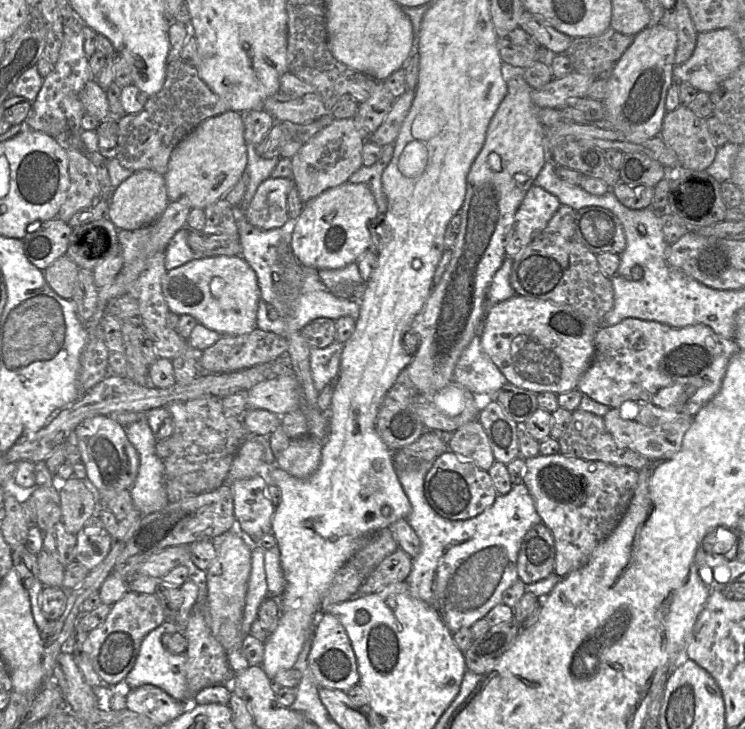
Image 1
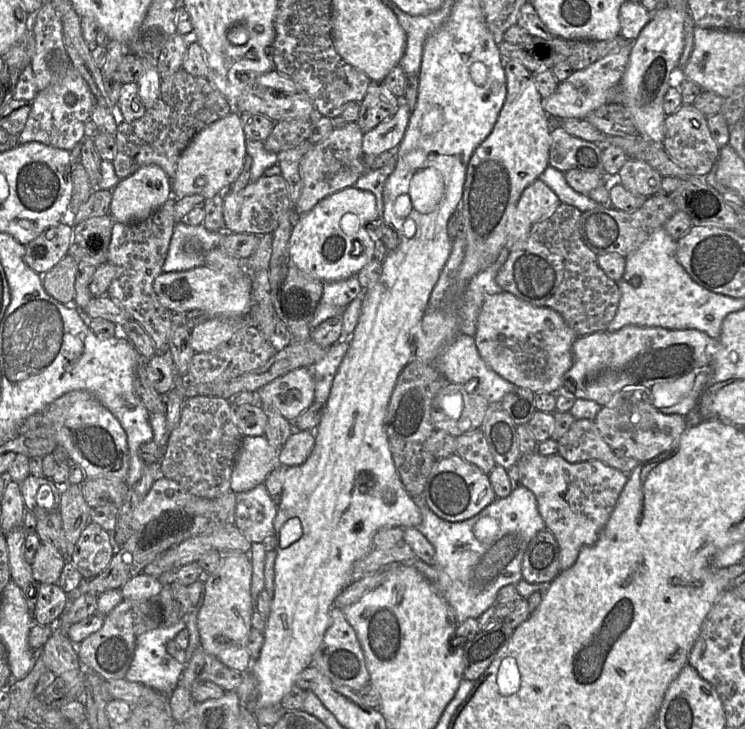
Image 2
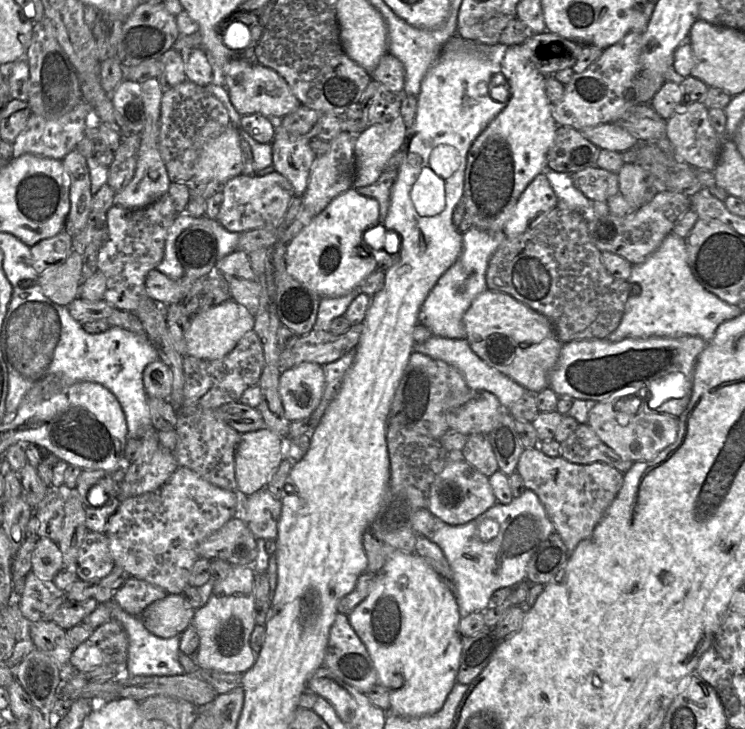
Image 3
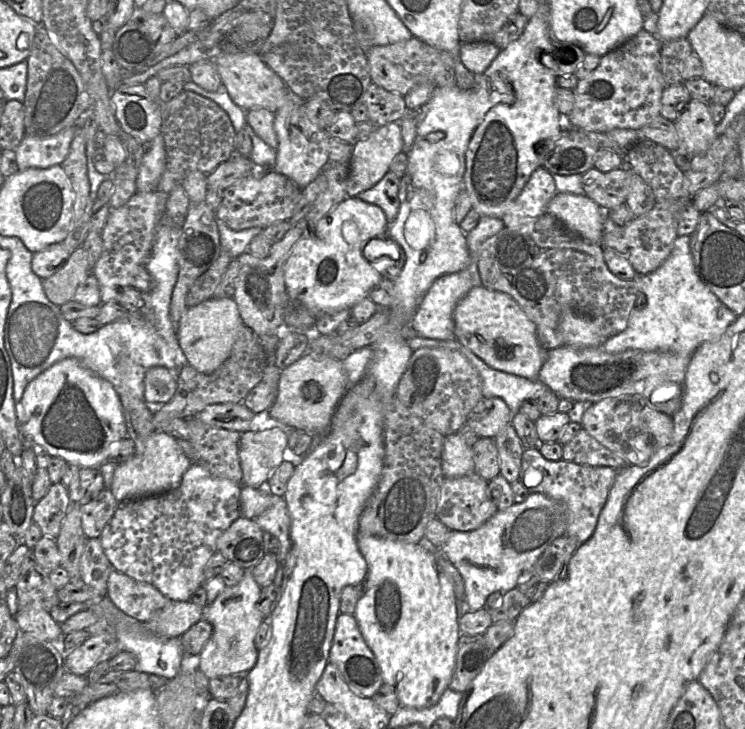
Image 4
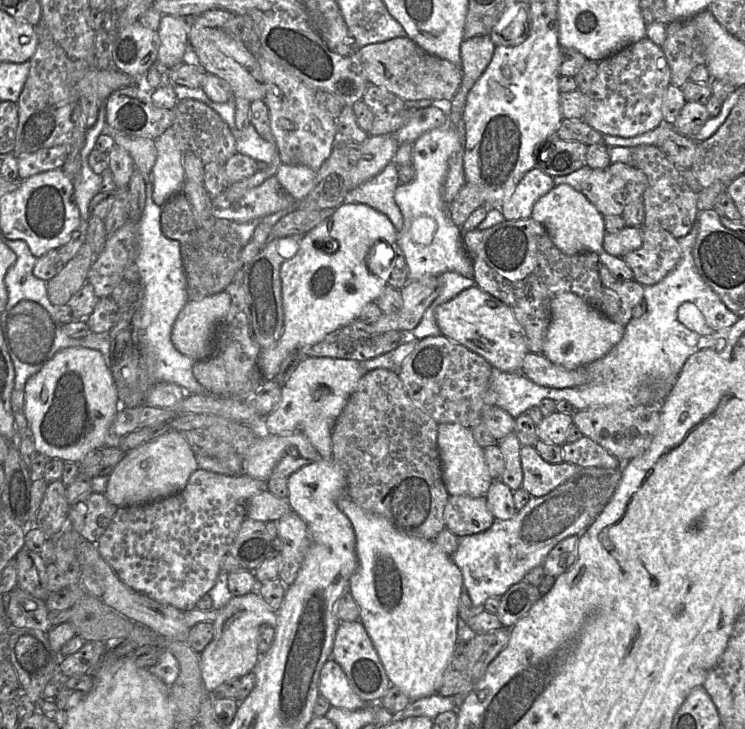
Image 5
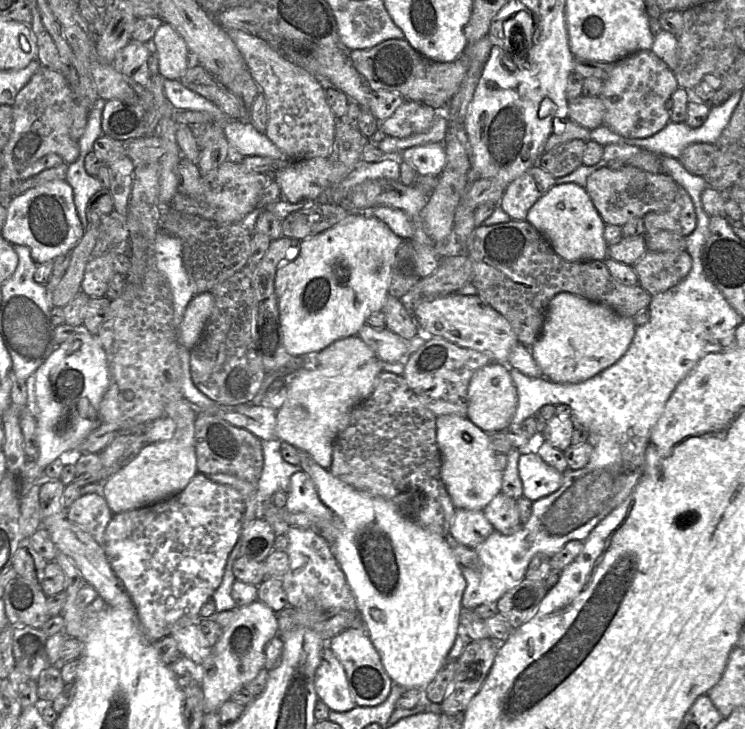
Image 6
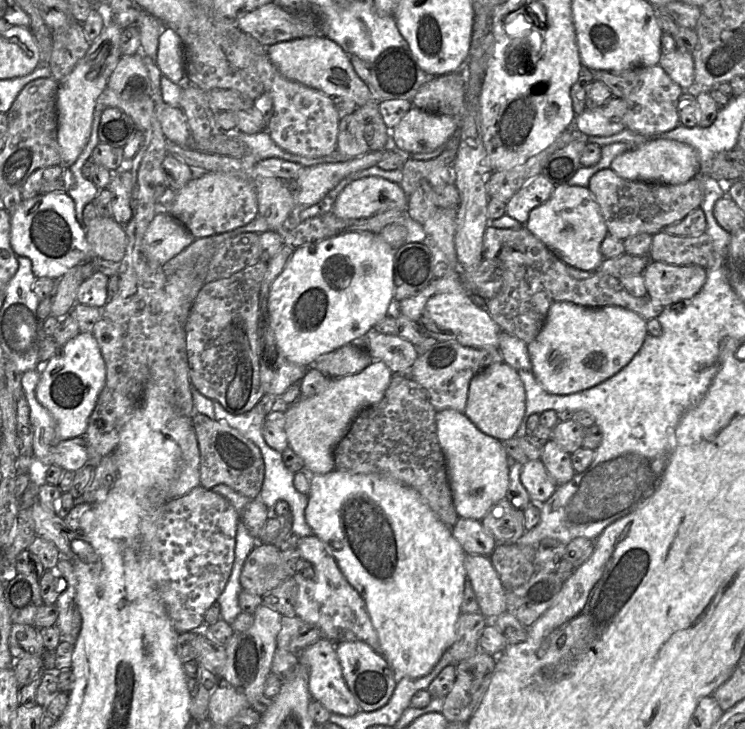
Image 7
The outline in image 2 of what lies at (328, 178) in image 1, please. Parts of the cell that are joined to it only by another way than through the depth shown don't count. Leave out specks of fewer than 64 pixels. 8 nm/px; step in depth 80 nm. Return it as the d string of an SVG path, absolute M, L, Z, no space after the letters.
M349 122L341 128L334 128L322 141L314 144L300 161L302 190L294 207L294 220L310 211L321 199L354 186L357 179L366 171L362 150L363 132L356 122Z

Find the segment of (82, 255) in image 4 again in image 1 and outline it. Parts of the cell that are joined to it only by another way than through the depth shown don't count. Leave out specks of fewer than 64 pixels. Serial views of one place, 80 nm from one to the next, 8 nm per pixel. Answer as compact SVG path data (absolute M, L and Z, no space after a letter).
M63 255L49 265L44 271L48 285L63 299L73 298L79 267L67 255Z

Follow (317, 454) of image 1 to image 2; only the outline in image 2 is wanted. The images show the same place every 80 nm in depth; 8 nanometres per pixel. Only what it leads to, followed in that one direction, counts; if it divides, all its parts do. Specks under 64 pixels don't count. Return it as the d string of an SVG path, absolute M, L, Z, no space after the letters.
M293 430L278 451L278 464L291 467L303 464L315 444L315 434L310 430Z

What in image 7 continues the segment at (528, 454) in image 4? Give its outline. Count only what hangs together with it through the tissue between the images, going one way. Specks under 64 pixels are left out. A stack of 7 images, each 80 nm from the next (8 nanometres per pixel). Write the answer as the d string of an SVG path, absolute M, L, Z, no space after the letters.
M541 459L528 460L522 466L520 480L531 502L538 505L546 502L557 488L557 484L549 475Z

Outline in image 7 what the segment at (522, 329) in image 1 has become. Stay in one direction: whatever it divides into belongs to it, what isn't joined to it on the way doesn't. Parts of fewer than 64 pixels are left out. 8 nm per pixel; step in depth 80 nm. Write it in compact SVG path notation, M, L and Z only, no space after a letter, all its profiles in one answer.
M460 277L433 279L416 294L395 304L396 312L415 321L428 337L438 341L456 341L464 346L497 347L502 331L485 307L476 304L464 288Z

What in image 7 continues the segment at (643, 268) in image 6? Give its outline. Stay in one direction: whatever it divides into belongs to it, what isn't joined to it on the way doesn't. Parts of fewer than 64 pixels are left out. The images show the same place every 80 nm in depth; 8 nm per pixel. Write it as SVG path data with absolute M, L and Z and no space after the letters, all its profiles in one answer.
M651 261L642 275L647 296L664 308L693 298L705 284L707 270L699 265Z

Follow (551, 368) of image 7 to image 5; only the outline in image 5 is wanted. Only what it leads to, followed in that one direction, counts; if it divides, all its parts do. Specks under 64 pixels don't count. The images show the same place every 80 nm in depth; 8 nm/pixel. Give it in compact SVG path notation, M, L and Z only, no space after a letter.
M563 292L551 301L551 322L542 353L552 363L568 370L586 367L604 357L621 341L624 332L624 326L610 320L575 293Z

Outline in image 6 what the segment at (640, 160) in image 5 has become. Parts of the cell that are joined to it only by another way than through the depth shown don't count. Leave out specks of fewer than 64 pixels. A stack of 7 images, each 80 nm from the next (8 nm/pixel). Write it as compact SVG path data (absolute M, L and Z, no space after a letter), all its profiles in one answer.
M679 187L674 202L667 210L649 212L643 219L646 233L667 230L681 236L688 236L697 225L693 201L683 187Z

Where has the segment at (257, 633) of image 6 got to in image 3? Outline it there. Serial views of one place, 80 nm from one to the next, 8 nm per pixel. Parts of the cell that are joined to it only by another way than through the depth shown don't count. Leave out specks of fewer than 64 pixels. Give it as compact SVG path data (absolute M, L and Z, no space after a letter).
M233 565L226 578L216 581L205 605L195 609L191 622L200 637L195 662L199 668L244 674L256 661L250 637L256 626L254 607L254 570L252 566Z

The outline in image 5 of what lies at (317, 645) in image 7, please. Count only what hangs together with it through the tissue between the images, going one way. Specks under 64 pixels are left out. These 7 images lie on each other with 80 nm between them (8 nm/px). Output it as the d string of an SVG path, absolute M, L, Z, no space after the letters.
M333 658L328 659L321 669L319 694L337 708L358 710L371 705L353 691L343 669Z

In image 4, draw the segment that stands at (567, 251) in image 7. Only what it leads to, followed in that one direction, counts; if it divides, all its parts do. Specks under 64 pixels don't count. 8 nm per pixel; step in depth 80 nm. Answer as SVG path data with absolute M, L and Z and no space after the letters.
M558 192L549 202L546 213L556 217L571 233L601 244L604 235L602 208L586 194Z

